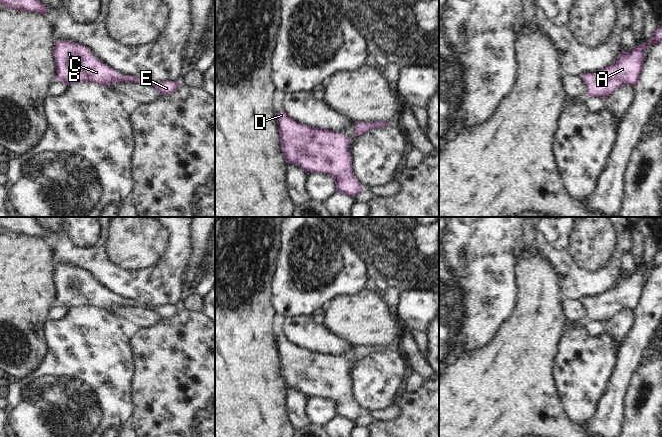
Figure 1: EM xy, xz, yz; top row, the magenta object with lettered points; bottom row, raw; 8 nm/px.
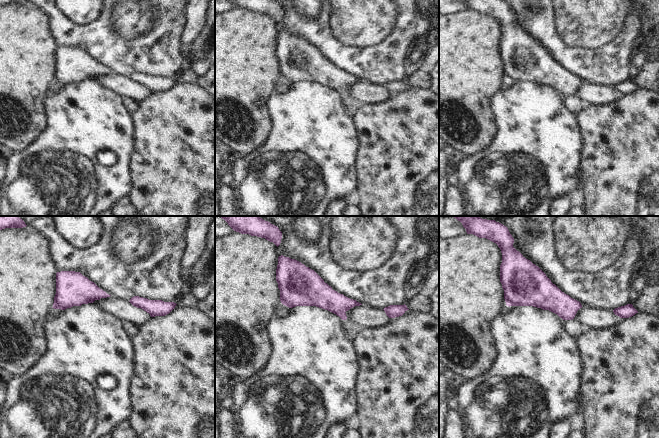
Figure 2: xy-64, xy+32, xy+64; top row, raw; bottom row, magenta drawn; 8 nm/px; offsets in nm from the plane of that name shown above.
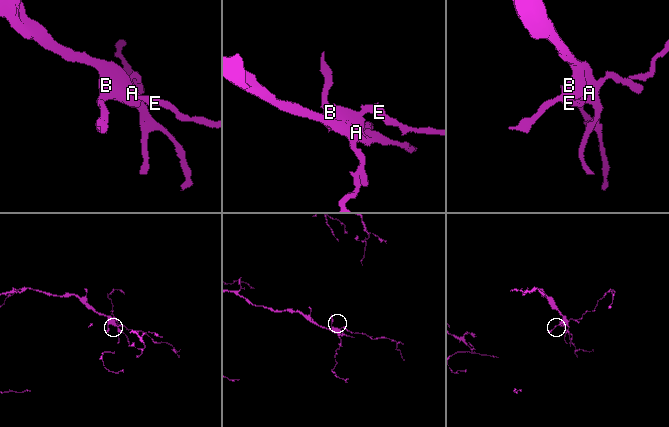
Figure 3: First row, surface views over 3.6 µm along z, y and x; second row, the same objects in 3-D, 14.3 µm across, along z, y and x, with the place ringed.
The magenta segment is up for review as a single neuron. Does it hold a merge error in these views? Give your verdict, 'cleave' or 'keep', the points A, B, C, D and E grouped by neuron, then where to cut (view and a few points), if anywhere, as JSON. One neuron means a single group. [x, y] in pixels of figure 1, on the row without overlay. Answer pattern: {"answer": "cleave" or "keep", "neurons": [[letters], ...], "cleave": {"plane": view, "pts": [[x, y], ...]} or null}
{"answer": "keep", "neurons": [["A", "B", "C", "D", "E"]], "cleave": null}

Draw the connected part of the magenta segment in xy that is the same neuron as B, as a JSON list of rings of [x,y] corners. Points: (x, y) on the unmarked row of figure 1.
[[[56,264],[54,270],[56,305],[71,309],[73,307],[94,306],[110,312],[112,307],[144,307],[154,311],[161,319],[169,319],[177,313],[179,305],[152,306],[134,300],[117,297],[86,271],[71,265]]]

